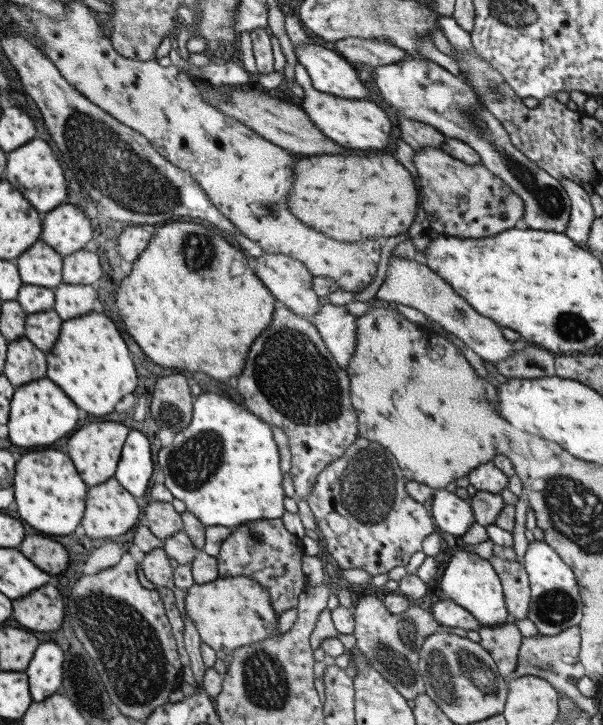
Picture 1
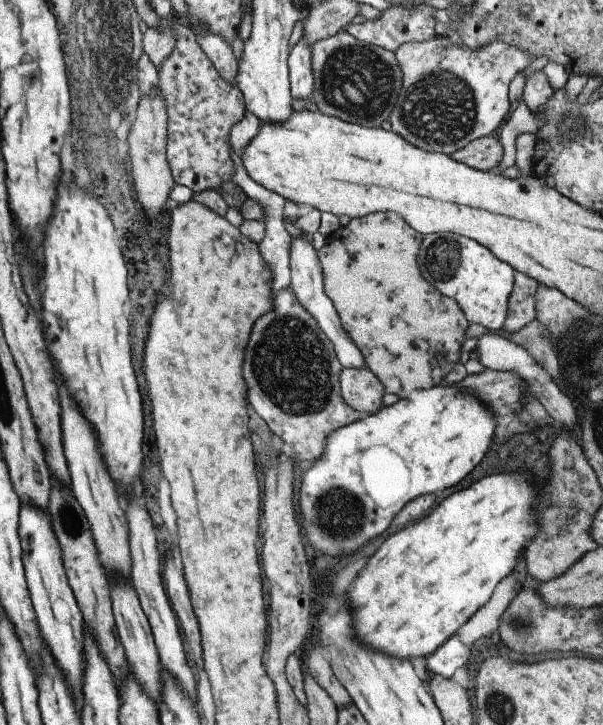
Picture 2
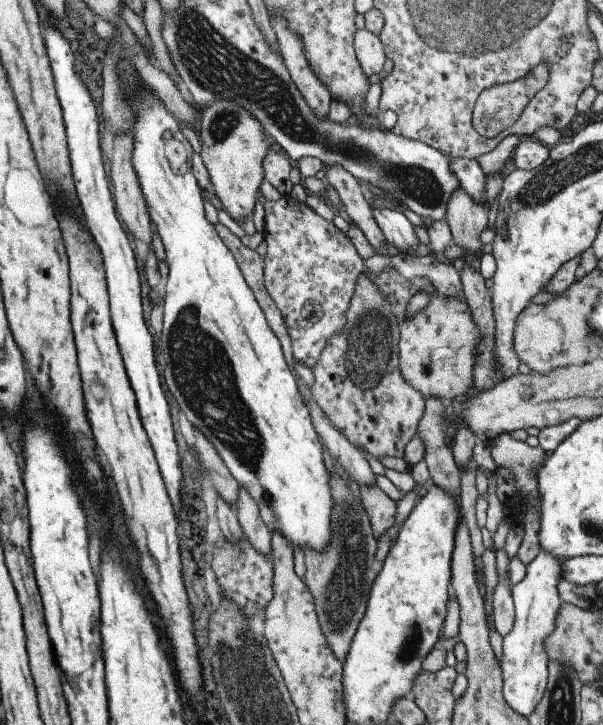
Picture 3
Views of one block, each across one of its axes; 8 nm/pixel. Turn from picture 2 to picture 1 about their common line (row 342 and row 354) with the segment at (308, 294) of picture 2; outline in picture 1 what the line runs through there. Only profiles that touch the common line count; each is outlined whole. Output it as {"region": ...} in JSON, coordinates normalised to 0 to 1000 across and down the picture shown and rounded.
{"region":[[[544,418],[532,421],[532,428],[514,439],[516,444],[526,450],[534,469],[541,473],[544,483],[551,487],[554,497],[574,509],[585,495],[592,476],[592,436],[582,433],[570,421],[554,421]]]}

